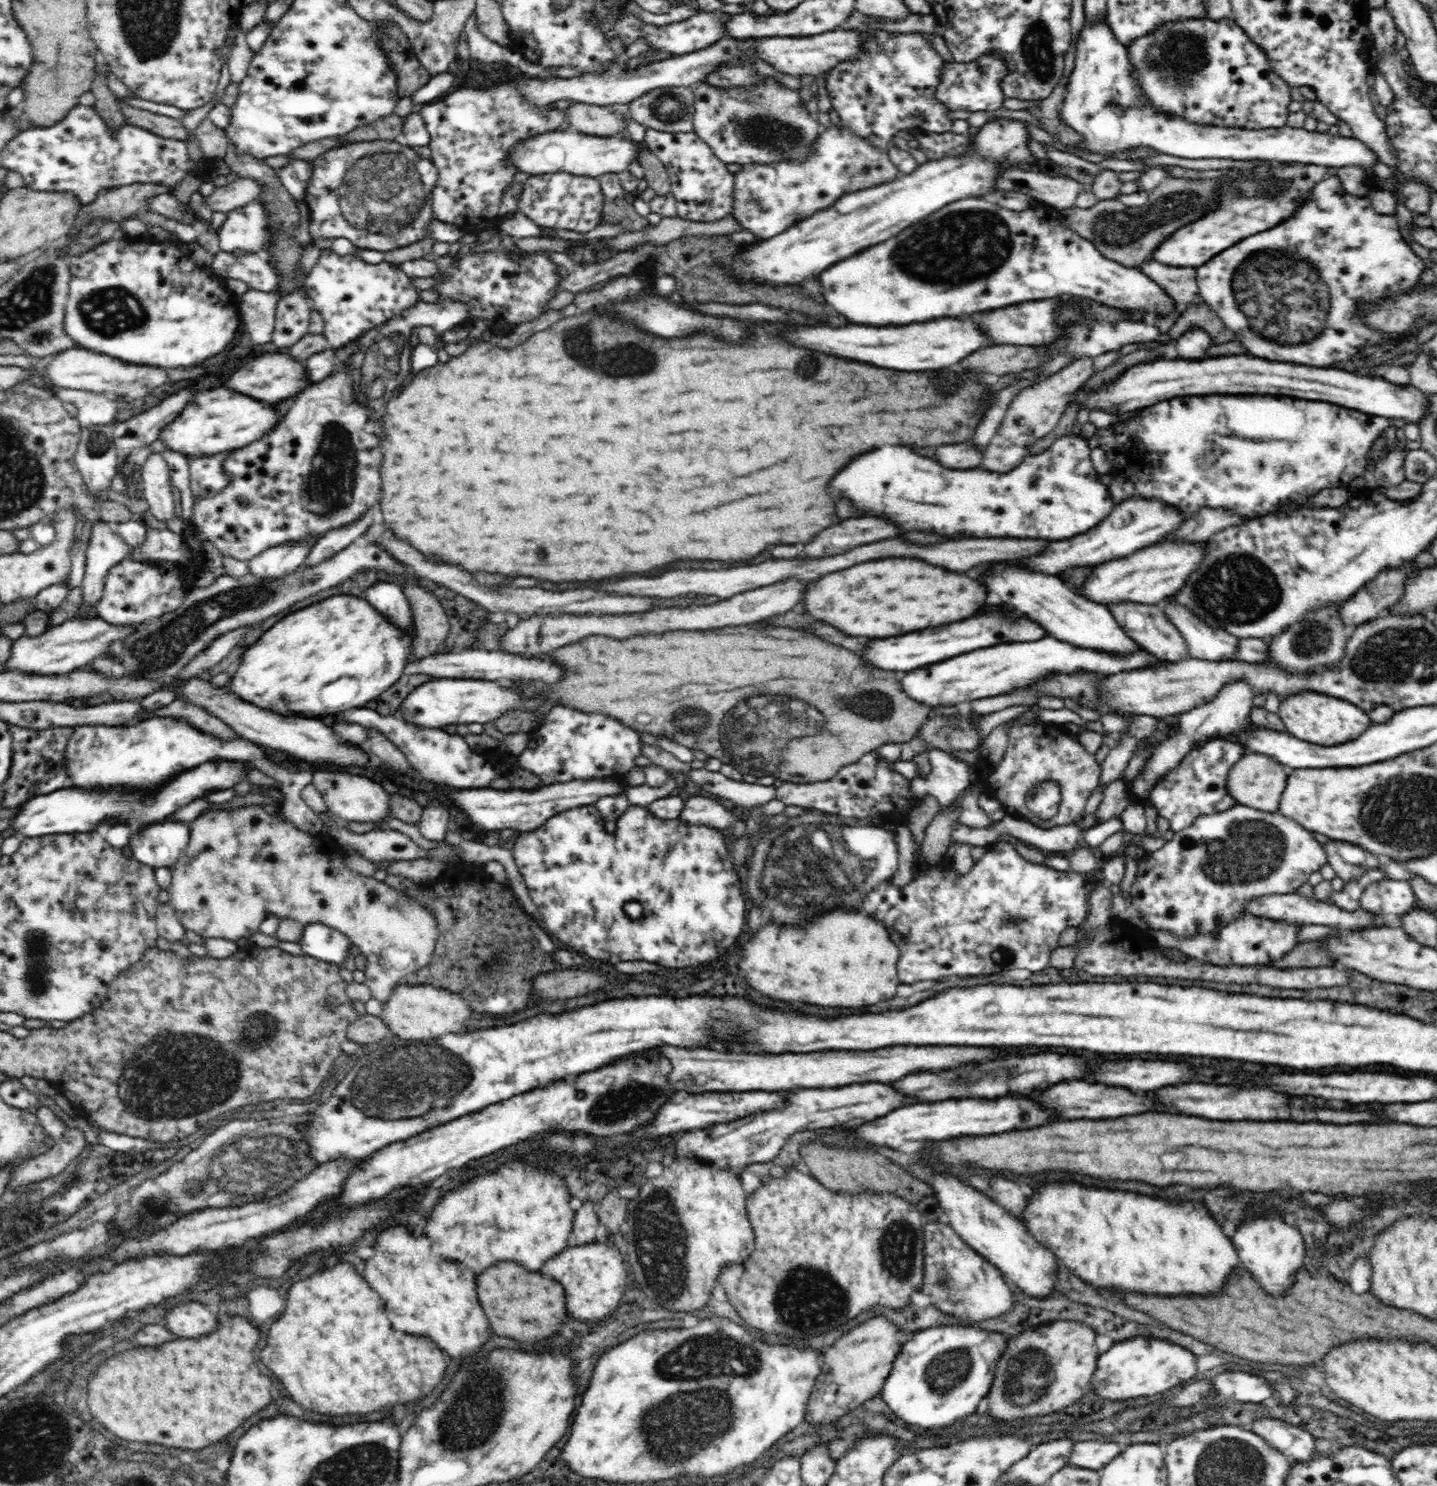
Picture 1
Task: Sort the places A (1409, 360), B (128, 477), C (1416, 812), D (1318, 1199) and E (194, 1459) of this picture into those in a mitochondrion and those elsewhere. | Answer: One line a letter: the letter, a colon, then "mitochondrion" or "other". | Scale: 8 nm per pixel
A: other
B: other
C: mitochondrion
D: other
E: mitochondrion

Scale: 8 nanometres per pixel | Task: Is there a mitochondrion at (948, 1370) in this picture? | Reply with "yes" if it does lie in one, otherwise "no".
yes

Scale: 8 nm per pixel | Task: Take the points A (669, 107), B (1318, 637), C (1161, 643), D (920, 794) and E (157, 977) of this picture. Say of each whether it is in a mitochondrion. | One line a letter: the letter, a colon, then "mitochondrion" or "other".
A: mitochondrion
B: mitochondrion
C: other
D: other
E: other

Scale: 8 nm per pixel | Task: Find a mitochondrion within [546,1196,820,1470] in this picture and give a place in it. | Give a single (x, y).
(705, 1365)

